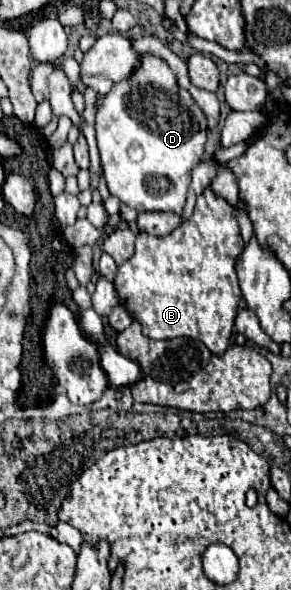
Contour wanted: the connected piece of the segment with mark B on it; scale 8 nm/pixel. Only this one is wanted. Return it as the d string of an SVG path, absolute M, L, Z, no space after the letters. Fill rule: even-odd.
M208 187L198 197L194 215L180 223L176 231L166 237L140 233L136 253L118 267L114 279L120 305L140 321L146 337L200 339L214 355L222 357L228 349L238 301L242 297L234 269L242 245L234 207ZM190 245L192 249L188 249Z

